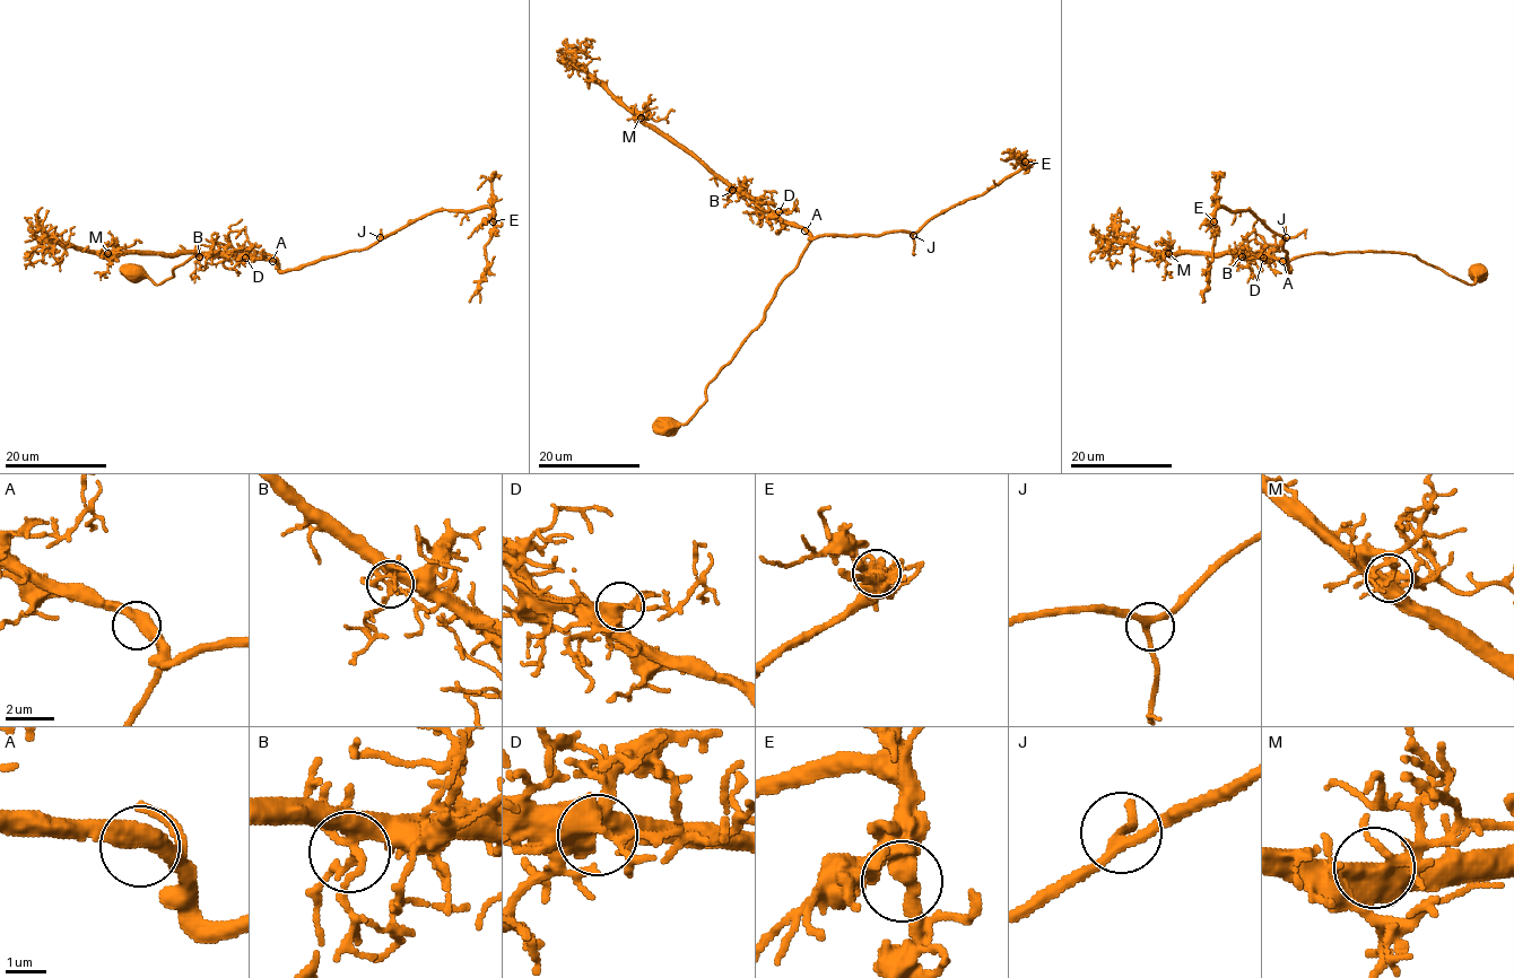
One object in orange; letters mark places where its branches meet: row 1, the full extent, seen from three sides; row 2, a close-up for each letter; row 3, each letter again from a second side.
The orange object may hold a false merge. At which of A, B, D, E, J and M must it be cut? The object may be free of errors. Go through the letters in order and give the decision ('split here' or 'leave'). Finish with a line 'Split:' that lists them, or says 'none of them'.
A: leave
B: leave
D: leave
E: leave
J: leave
M: leave
Split: none of them

